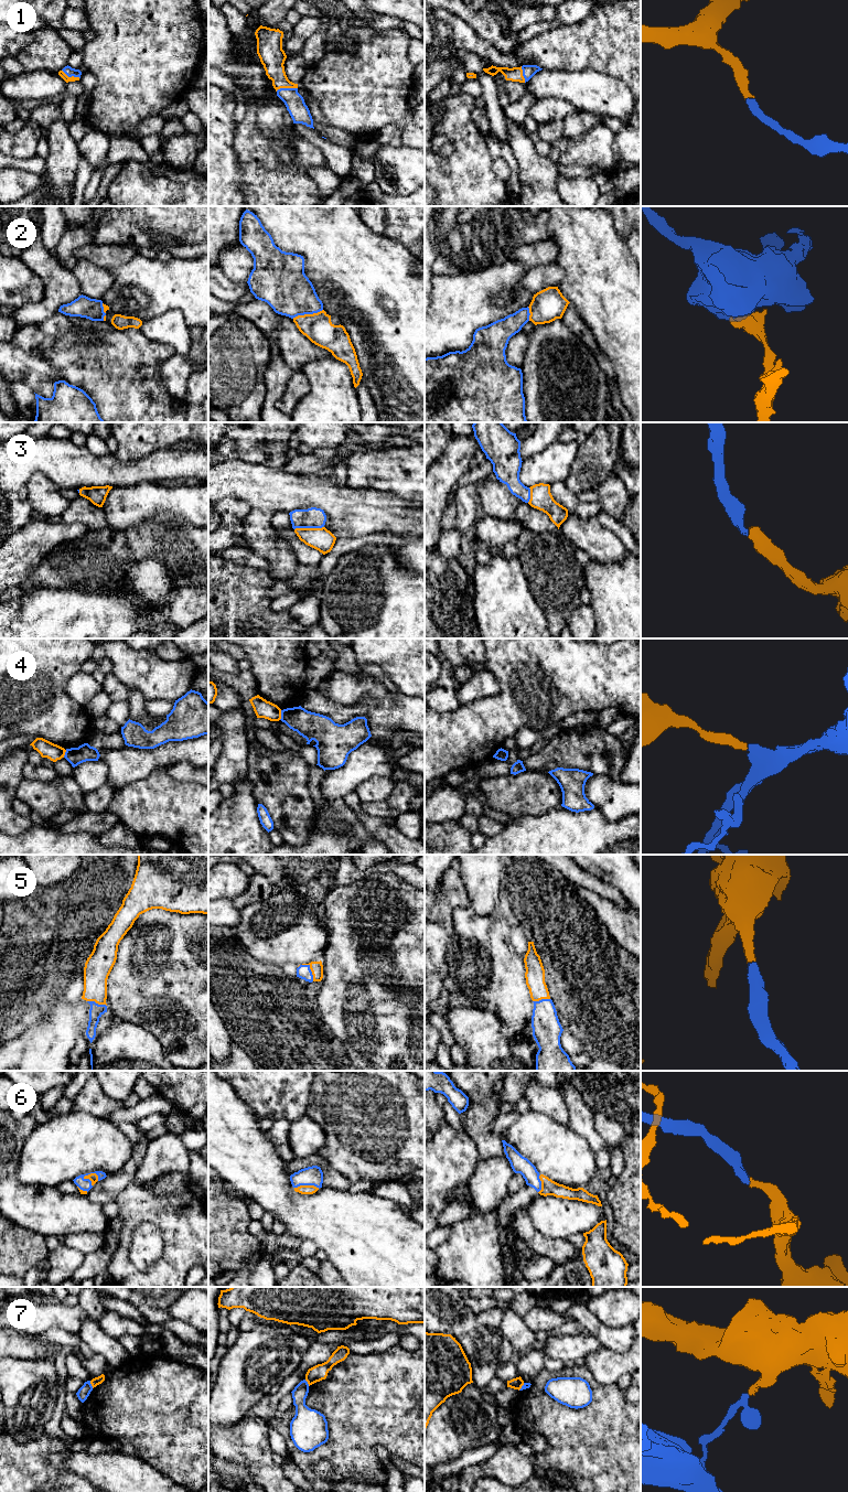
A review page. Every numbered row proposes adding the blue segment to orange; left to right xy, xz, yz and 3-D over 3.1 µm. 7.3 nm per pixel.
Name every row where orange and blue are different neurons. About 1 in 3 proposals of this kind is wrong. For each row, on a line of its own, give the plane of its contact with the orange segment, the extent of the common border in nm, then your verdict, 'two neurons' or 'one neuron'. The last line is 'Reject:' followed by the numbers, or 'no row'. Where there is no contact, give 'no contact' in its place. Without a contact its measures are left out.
1: meets orange in xz; contact 160 nm long; one neuron
2: meets orange in xz; contact 240 nm long; two neurons
3: meets orange in xz; contact 220 nm long; one neuron
4: meets orange in xz; contact 70 nm long; two neurons
5: meets orange in xz; contact 150 nm long; one neuron
6: meets orange in xy; contact 120 nm long; one neuron
7: meets orange in xy; contact 60 nm long; two neurons
Reject: 2, 4, 7

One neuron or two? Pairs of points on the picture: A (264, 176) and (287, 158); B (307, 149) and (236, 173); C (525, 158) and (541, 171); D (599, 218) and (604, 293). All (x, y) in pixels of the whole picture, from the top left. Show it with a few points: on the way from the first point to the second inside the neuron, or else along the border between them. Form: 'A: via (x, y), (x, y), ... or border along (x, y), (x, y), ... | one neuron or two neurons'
A: border along (268, 139), (277, 158), (287, 165) | two neurons
B: border along (233, 147), (243, 171), (240, 188), (245, 194) | two neurons
C: via (529, 162), (537, 170) | one neuron
D: via (599, 237), (600, 275) | one neuron

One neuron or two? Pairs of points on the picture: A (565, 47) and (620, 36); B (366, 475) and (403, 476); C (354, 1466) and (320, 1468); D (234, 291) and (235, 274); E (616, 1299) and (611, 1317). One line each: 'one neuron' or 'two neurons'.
A: one neuron
B: one neuron
C: two neurons
D: two neurons
E: one neuron

